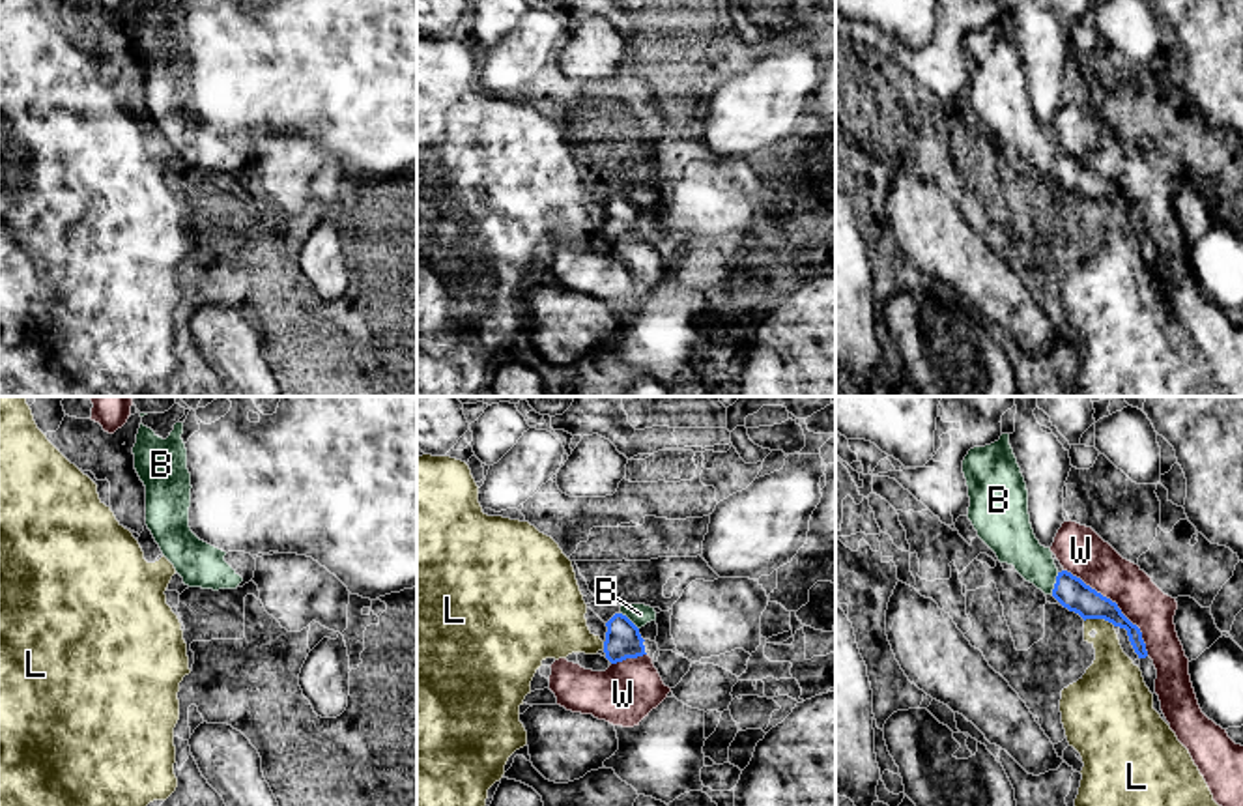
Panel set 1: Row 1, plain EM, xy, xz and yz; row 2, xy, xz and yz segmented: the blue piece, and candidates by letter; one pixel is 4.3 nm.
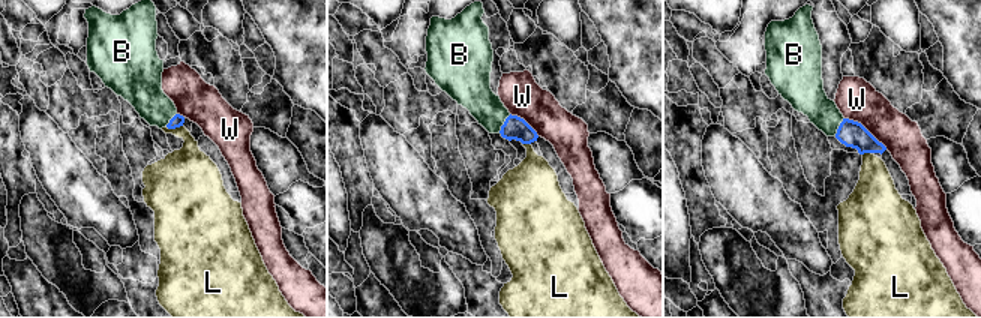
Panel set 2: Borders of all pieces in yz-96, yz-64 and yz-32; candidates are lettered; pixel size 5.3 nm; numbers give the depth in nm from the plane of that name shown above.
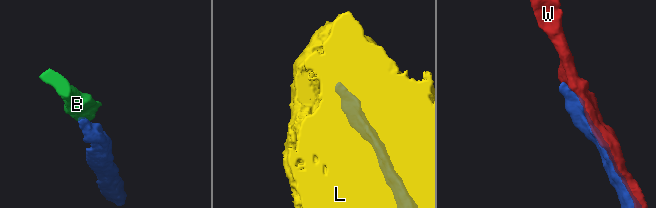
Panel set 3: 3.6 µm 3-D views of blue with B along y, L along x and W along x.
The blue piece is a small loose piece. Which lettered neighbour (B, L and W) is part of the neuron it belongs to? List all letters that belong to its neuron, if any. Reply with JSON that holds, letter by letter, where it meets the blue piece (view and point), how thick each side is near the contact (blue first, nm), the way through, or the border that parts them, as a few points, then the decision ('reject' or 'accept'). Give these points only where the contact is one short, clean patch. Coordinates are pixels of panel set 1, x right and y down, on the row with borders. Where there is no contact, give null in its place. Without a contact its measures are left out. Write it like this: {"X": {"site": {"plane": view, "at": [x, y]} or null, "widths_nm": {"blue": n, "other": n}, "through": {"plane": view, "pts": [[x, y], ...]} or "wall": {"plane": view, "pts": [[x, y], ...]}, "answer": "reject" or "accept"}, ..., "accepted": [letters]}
{"B": {"site": {"plane": "yz", "at": [1055, 584]}, "widths_nm": {"blue": 140, "other": 190}, "through": {"plane": "yz", "pts": [[1070, 591], [1055, 584], [1014, 543]]}, "answer": "accept"}, "L": {"site": {"plane": "yz", "at": [1100, 618]}, "widths_nm": {"blue": 140, "other": 200}, "answer": "reject"}, "W": {"site": {"plane": "yz", "at": [1116, 604]}, "widths_nm": {"blue": 140, "other": 200}, "answer": "reject"}, "accepted": ["B"]}

